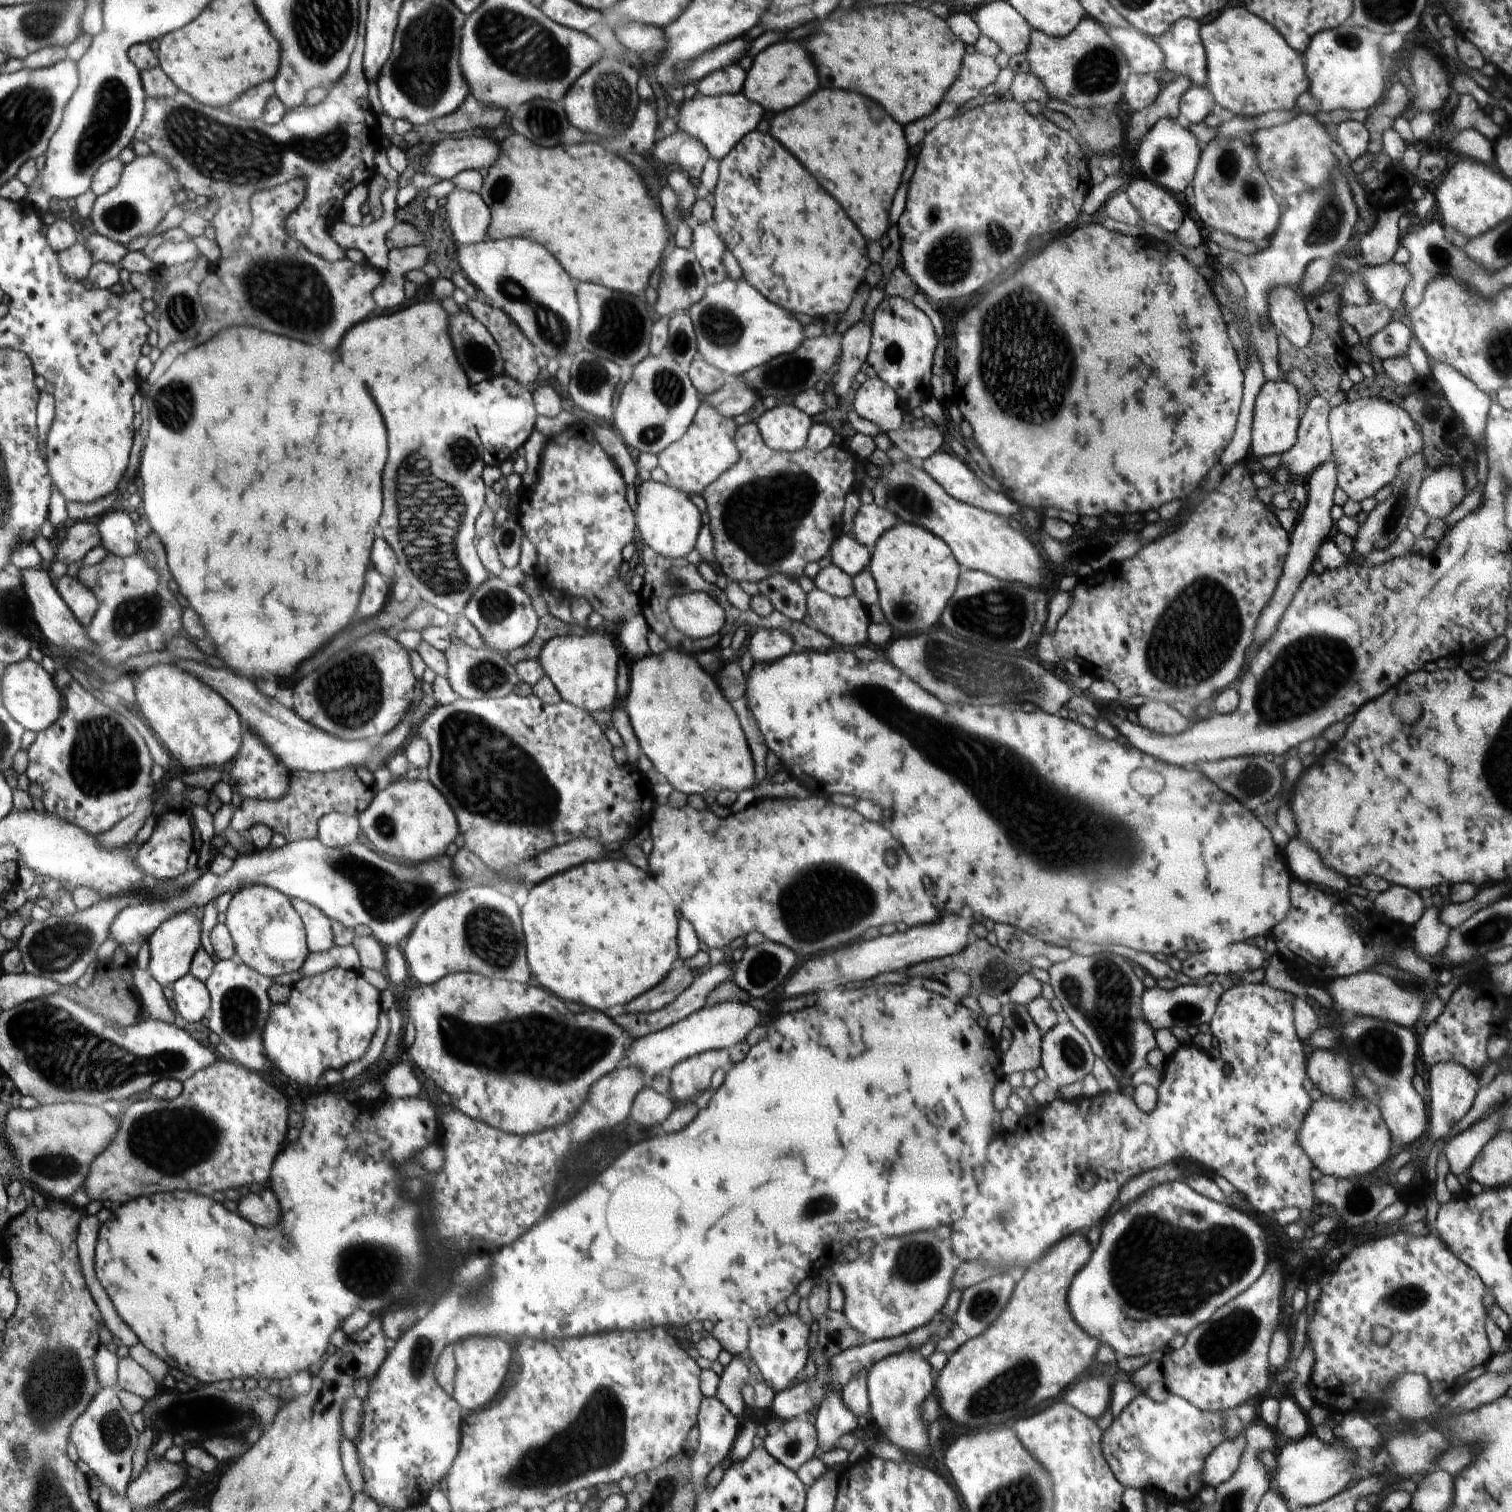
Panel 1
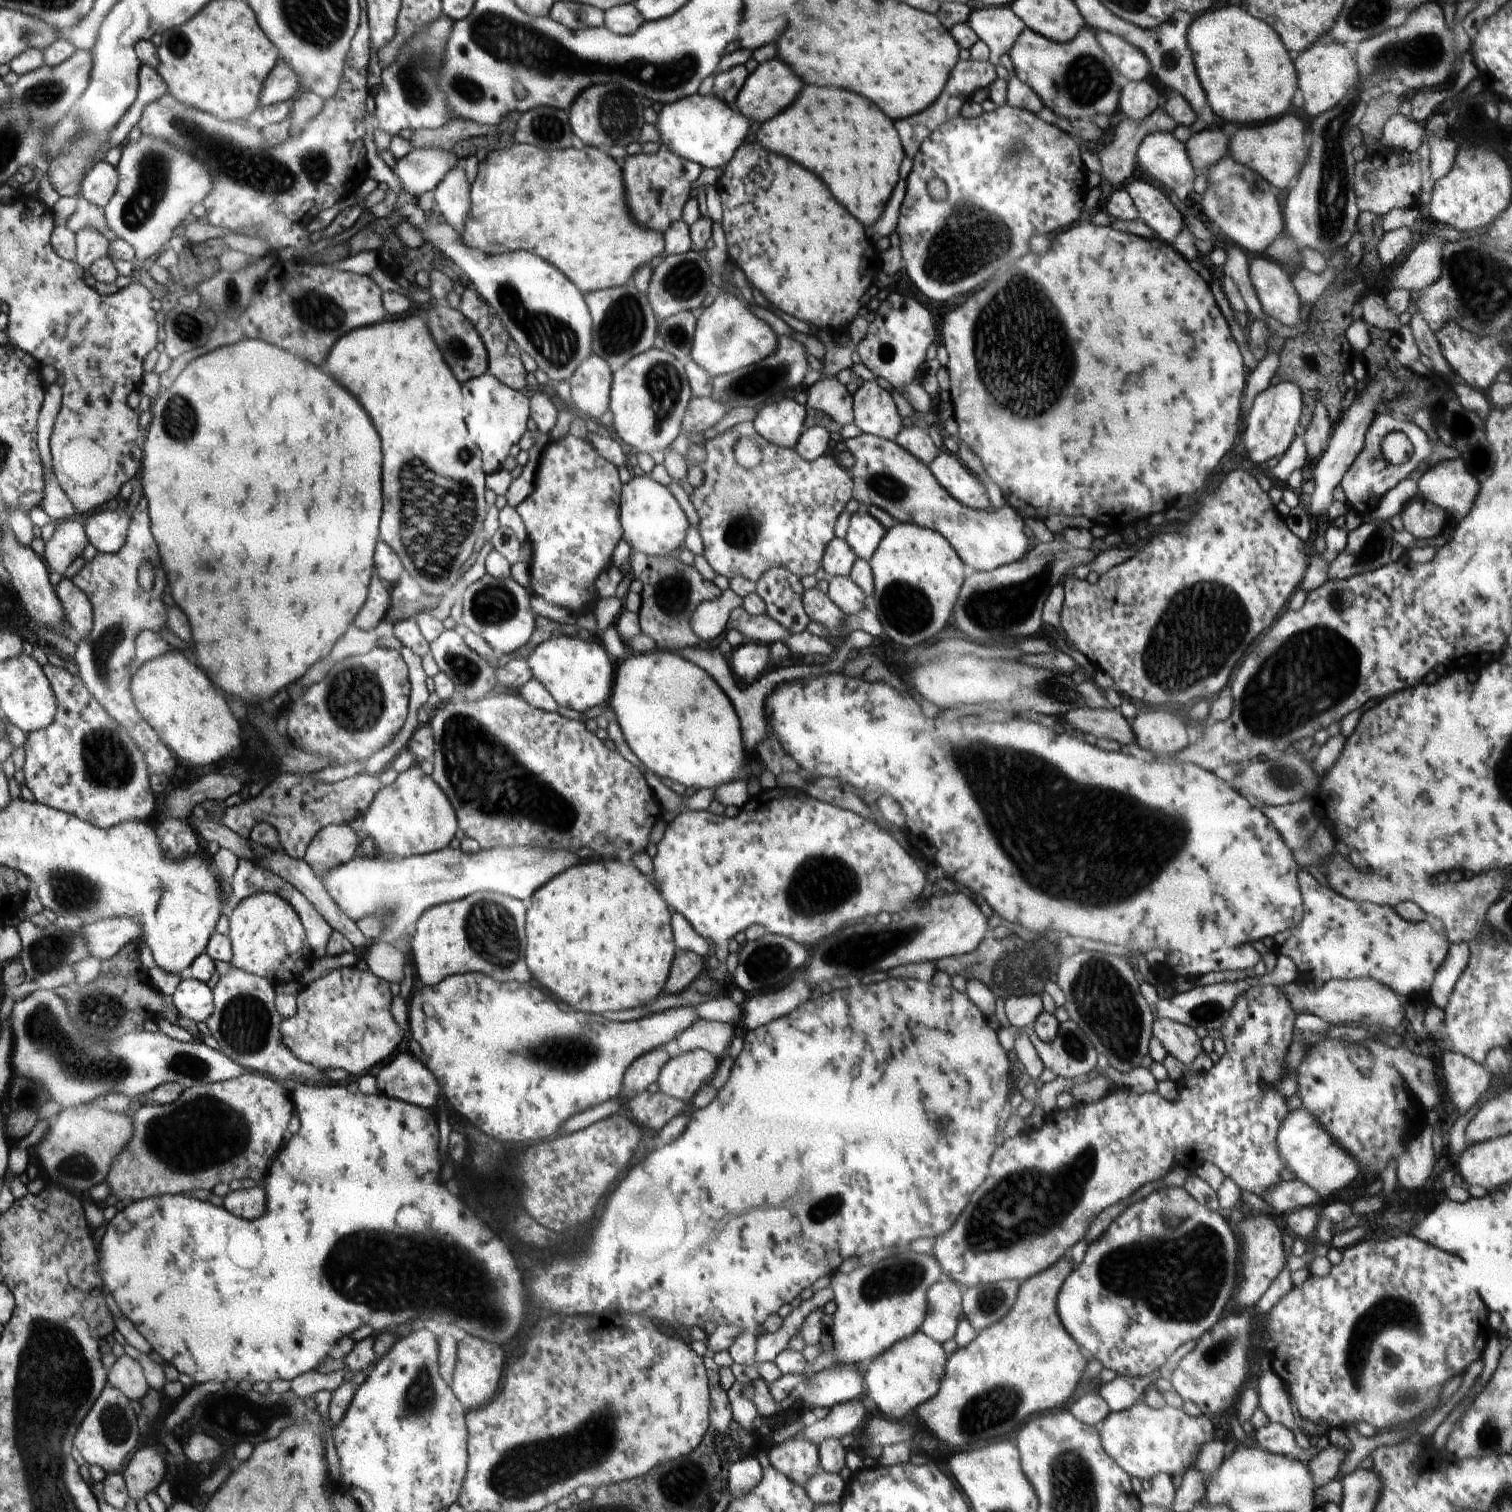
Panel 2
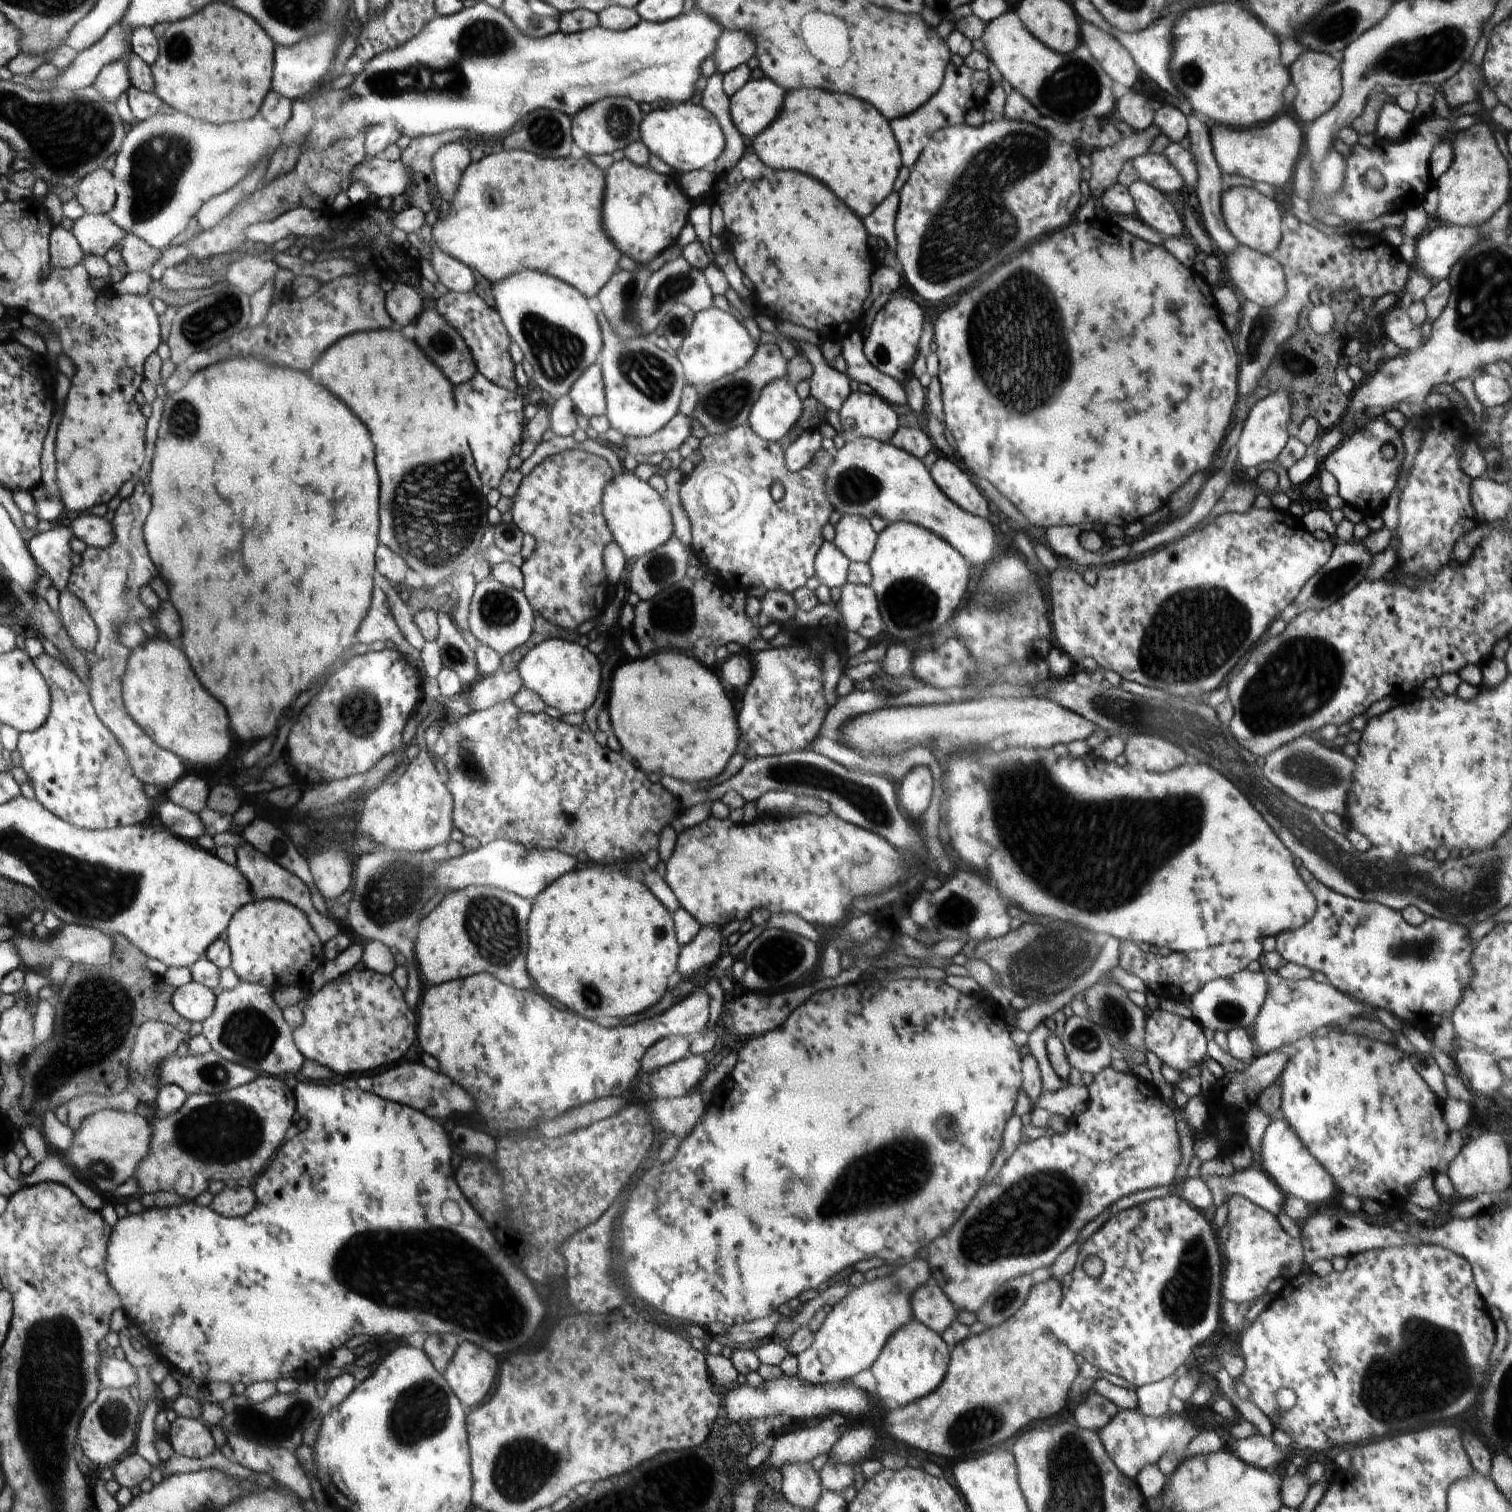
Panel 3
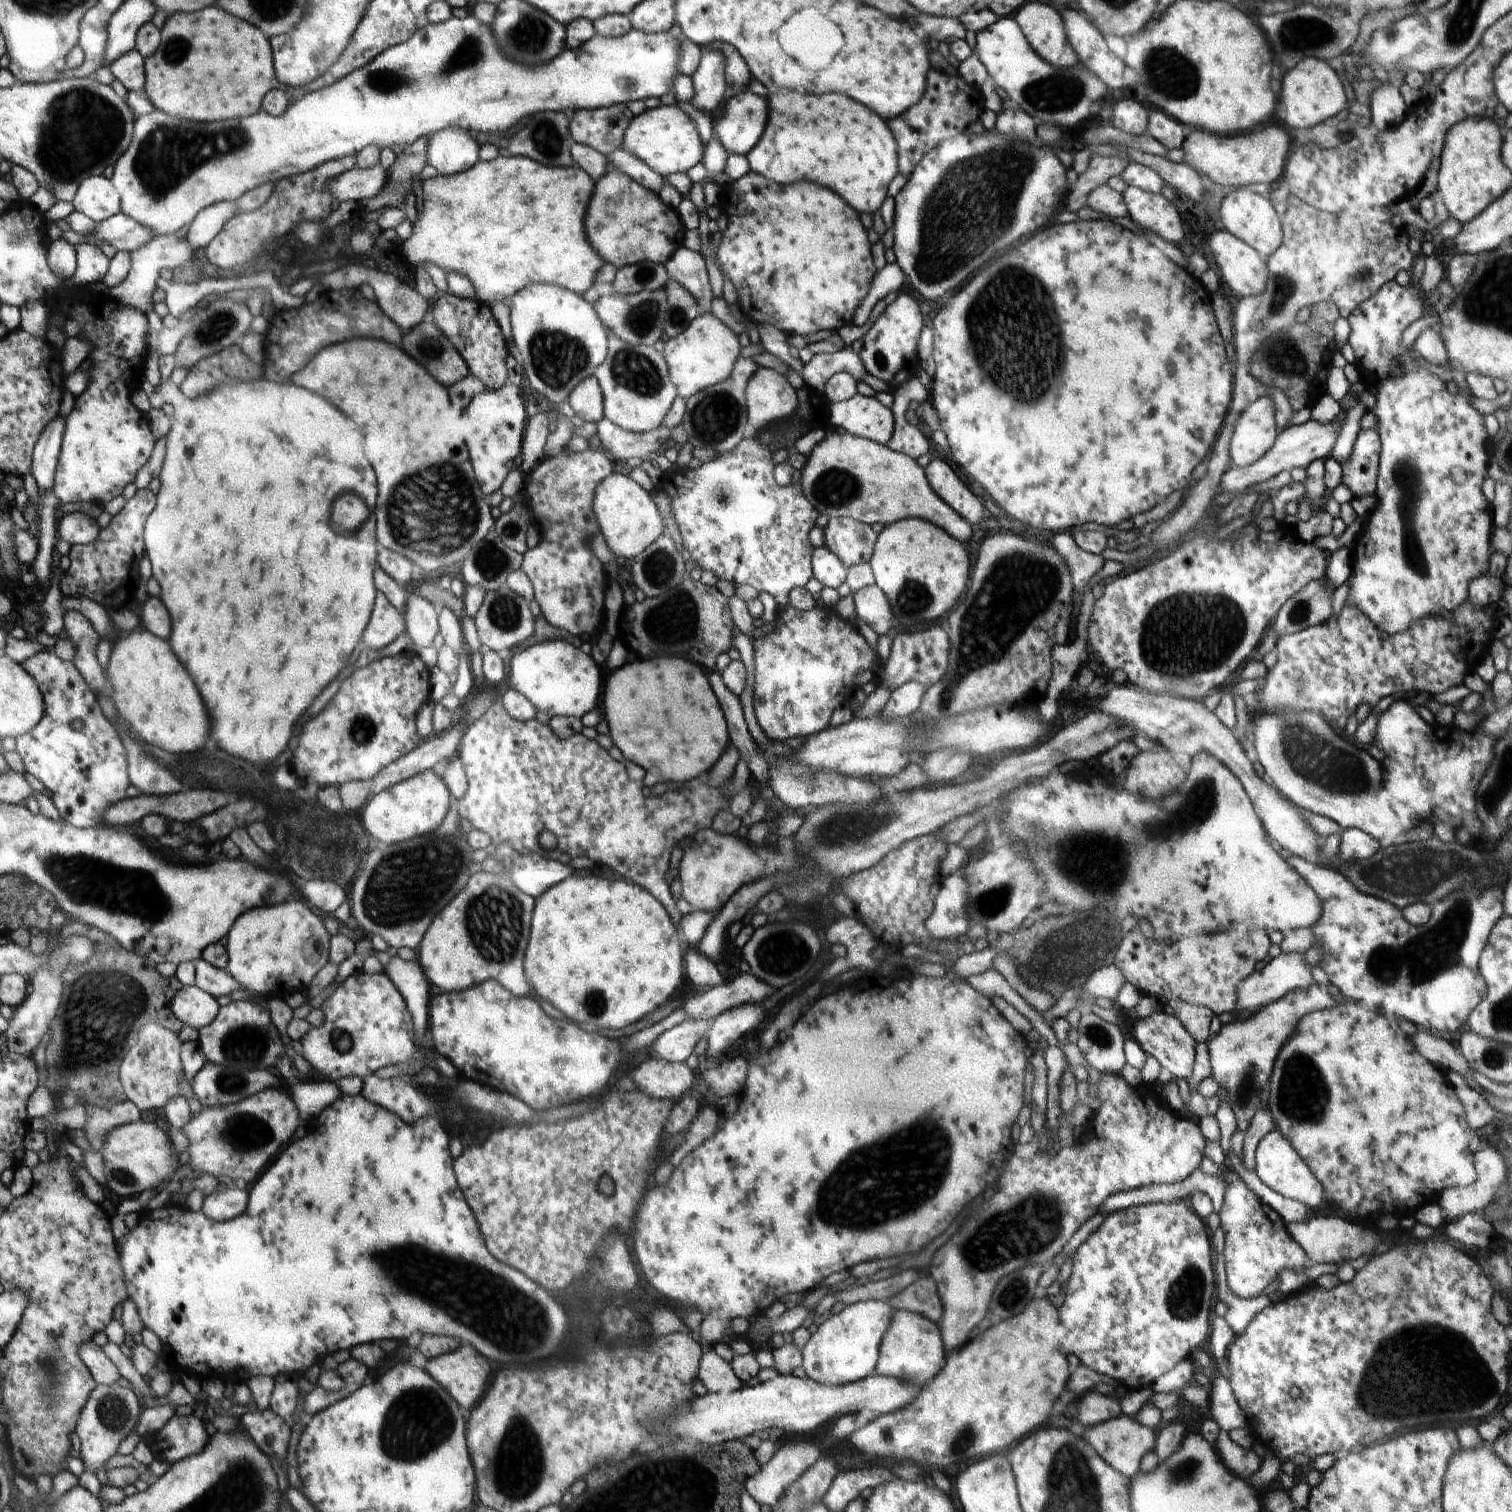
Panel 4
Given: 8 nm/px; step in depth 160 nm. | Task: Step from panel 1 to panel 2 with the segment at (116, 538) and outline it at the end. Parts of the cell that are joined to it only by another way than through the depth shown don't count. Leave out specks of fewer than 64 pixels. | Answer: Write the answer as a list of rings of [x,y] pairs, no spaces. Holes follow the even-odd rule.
[[[140,470],[136,474],[136,478],[132,482],[132,494],[126,501],[128,507],[124,509],[124,512],[118,512],[113,510],[106,510],[93,514],[86,522],[85,526],[88,531],[88,536],[91,538],[91,543],[96,549],[105,553],[119,553],[126,545],[129,537],[129,530],[131,529],[131,522],[133,514],[137,508],[137,504],[140,504],[140,500],[144,498],[145,494],[145,476]]]

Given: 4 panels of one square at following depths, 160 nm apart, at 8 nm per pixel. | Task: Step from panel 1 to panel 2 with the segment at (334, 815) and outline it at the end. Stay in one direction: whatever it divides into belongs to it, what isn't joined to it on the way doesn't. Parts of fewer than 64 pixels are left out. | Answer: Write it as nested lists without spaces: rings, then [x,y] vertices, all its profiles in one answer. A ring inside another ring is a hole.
[[[347,823],[341,825],[330,825],[321,828],[310,841],[305,852],[304,860],[315,872],[317,877],[324,877],[339,866],[350,862],[360,852],[362,836],[354,832]]]

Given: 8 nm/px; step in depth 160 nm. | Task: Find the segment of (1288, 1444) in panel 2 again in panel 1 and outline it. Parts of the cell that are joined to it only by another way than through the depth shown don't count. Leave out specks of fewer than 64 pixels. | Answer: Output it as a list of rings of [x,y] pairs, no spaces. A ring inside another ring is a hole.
[[[1296,1400],[1280,1401],[1279,1417],[1274,1429],[1290,1442],[1299,1441],[1312,1431],[1308,1413],[1302,1411]]]

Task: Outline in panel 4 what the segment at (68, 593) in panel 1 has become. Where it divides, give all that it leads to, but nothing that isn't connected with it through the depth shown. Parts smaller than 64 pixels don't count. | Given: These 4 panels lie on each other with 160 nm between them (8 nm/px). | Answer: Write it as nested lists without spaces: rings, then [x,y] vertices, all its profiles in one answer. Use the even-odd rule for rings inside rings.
[[[67,611],[65,616],[66,637],[69,637],[76,647],[75,665],[87,678],[91,687],[100,697],[107,696],[106,672],[98,662],[98,646],[103,638],[95,623],[80,611]]]

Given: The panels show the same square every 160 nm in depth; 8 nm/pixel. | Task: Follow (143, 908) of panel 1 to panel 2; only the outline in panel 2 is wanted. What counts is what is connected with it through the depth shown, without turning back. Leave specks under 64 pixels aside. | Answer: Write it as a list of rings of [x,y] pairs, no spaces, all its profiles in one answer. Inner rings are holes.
[[[509,846],[482,850],[474,854],[462,852],[462,849],[454,850],[448,847],[436,851],[434,854],[414,855],[409,857],[396,858],[390,856],[367,857],[359,852],[354,858],[339,866],[324,877],[318,877],[328,889],[330,896],[336,904],[352,919],[362,920],[368,913],[380,913],[385,918],[385,929],[380,940],[388,944],[395,944],[399,940],[410,938],[414,931],[416,921],[431,909],[442,902],[460,900],[464,896],[470,896],[476,891],[496,891],[500,894],[508,894],[512,898],[528,900],[536,890],[539,890],[554,876],[568,870],[570,866],[578,864],[578,856],[566,850],[550,850],[545,848],[530,848],[523,846]],[[130,917],[102,919],[92,925],[85,925],[82,932],[93,956],[102,961],[114,958],[131,942],[144,939],[143,924]]]

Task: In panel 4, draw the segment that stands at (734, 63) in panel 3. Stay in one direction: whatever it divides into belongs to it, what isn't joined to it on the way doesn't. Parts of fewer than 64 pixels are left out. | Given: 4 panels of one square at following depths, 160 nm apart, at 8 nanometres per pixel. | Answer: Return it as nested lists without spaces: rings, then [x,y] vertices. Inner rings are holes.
[[[704,51],[699,67],[691,76],[694,96],[689,102],[710,116],[717,110],[726,92],[727,84],[723,68],[723,55],[719,51]]]

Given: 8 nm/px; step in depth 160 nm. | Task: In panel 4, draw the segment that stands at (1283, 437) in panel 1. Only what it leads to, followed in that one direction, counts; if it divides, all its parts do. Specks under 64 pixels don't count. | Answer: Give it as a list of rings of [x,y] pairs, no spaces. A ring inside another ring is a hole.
[[[1261,396],[1235,420],[1229,440],[1230,466],[1244,468],[1256,462],[1272,448],[1277,434],[1274,403]]]

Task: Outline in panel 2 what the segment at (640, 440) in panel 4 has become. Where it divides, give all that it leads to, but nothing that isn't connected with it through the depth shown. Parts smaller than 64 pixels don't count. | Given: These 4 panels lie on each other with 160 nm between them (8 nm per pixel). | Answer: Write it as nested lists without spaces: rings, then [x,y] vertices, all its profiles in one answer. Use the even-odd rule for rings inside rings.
[[[711,396],[706,398],[692,398],[688,404],[688,412],[683,418],[682,428],[684,435],[698,435],[706,429],[712,428],[727,413],[725,407],[716,402]]]

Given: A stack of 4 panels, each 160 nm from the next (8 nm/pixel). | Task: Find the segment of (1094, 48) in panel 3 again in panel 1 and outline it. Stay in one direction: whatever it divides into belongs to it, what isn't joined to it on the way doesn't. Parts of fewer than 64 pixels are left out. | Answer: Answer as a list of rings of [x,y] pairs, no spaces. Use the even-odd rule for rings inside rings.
[[[1132,26],[1107,29],[1110,36],[1122,47],[1132,66],[1132,72],[1156,74],[1162,68],[1164,53],[1152,37]]]

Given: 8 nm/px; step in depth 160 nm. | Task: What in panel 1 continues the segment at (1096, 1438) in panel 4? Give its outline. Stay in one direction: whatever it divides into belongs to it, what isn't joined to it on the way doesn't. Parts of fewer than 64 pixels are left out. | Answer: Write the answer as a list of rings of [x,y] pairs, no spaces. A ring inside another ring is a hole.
[[[1146,1394],[1134,1398],[1112,1421],[1103,1433],[1102,1451],[1108,1466],[1115,1473],[1124,1488],[1132,1487],[1164,1498],[1170,1504],[1186,1505],[1188,1500],[1199,1497],[1204,1487],[1200,1473],[1208,1455],[1228,1438],[1234,1438],[1240,1431],[1257,1420],[1256,1406],[1244,1403],[1230,1410],[1218,1412],[1198,1410],[1191,1402],[1178,1395],[1170,1394],[1162,1403],[1155,1403]]]

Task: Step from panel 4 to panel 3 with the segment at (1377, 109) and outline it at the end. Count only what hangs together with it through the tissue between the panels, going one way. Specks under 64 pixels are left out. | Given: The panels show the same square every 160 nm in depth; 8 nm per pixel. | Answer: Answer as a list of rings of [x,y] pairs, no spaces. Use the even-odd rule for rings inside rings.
[[[1388,101],[1380,109],[1374,136],[1400,141],[1410,136],[1413,122],[1413,114],[1402,110],[1398,103]]]

